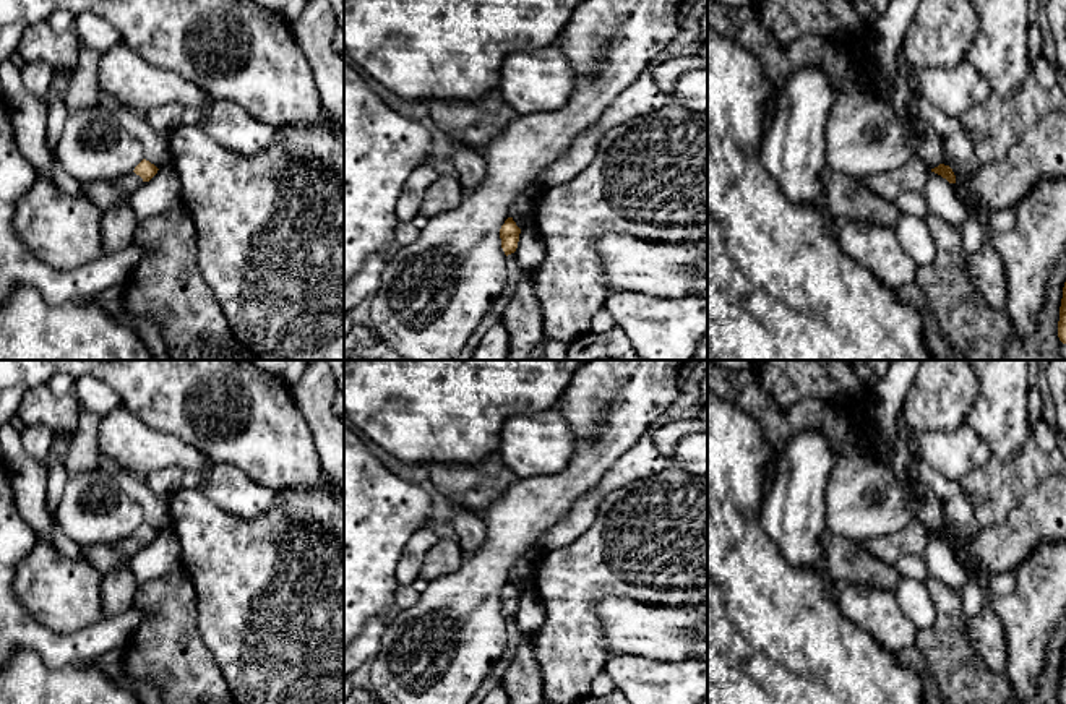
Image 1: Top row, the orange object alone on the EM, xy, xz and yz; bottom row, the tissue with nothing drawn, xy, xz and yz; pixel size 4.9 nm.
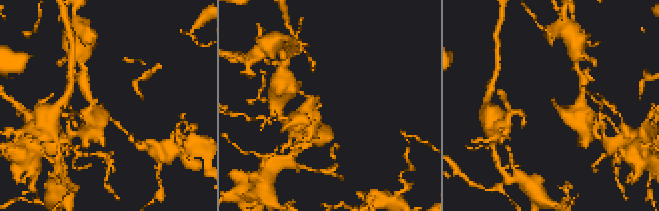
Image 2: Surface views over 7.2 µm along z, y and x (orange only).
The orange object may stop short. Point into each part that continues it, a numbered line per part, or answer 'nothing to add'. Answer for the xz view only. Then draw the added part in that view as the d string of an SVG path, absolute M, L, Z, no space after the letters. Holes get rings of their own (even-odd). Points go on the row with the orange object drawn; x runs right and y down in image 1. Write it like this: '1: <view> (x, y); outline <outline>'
1: xz (526, 203); outline M526 190L509 208L508 217L532 216L539 203L539 190Z

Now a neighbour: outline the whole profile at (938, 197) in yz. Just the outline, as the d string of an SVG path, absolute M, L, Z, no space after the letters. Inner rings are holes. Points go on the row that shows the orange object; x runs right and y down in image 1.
M931 172L922 191L907 191L896 200L897 212L925 217L936 214L961 227L969 217L969 211L959 201L952 185L941 175Z

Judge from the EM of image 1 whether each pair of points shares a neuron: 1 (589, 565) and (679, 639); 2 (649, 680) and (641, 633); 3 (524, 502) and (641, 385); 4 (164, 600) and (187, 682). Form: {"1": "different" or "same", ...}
{"1": "different", "2": "different", "3": "same", "4": "same"}

